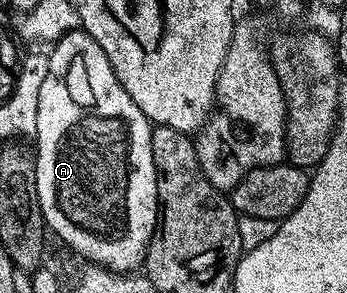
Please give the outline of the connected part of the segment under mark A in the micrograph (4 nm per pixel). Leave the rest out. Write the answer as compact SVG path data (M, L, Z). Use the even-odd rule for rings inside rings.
M82 29L70 30L50 47L49 50L49 72L41 87L40 107L37 108L36 130L34 137L39 138L37 145L36 160L36 184L37 196L40 200L40 211L46 222L46 229L56 234L67 246L72 246L83 258L88 258L88 263L101 266L105 270L112 272L135 272L144 265L147 256L147 246L151 242L151 237L155 235L157 223L159 221L159 193L157 192L157 176L153 168L153 148L151 147L151 131L153 124L133 104L129 92L117 80L113 68L109 64L109 56Z

